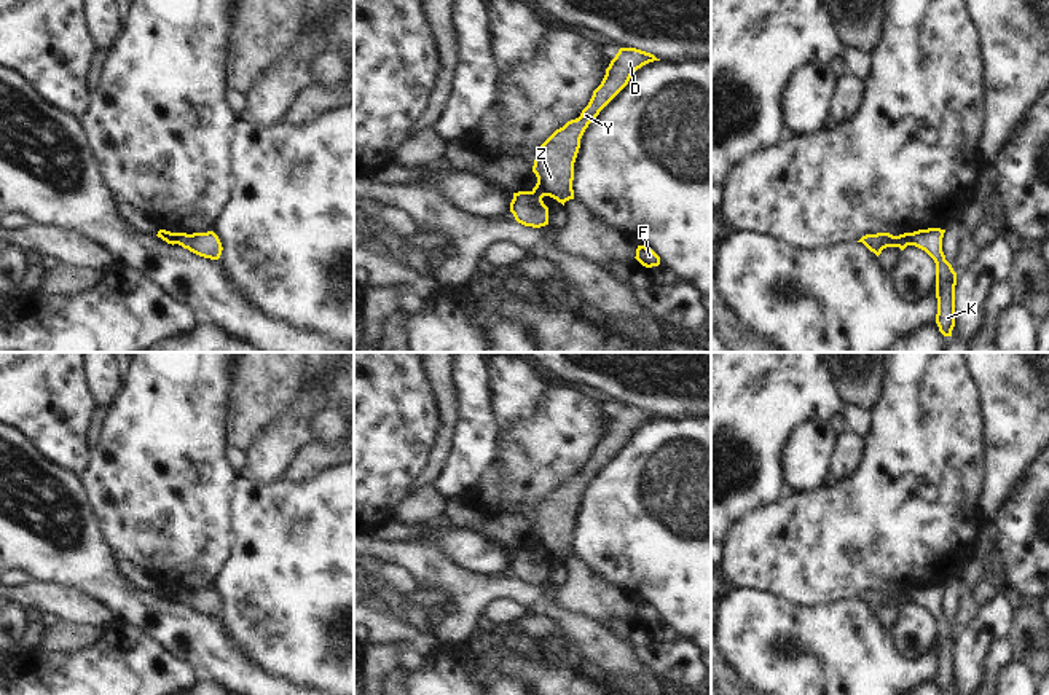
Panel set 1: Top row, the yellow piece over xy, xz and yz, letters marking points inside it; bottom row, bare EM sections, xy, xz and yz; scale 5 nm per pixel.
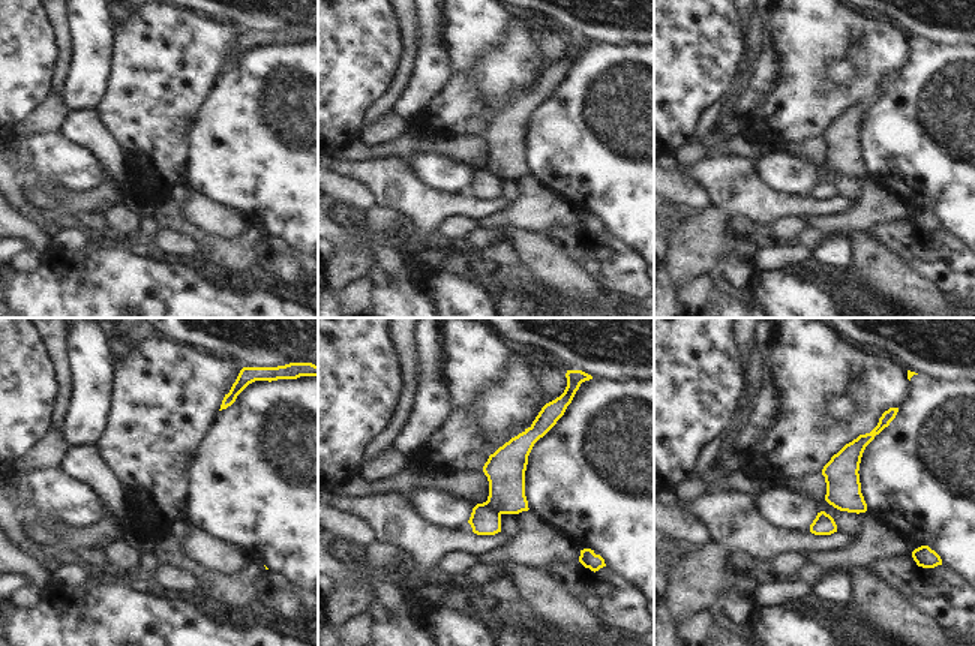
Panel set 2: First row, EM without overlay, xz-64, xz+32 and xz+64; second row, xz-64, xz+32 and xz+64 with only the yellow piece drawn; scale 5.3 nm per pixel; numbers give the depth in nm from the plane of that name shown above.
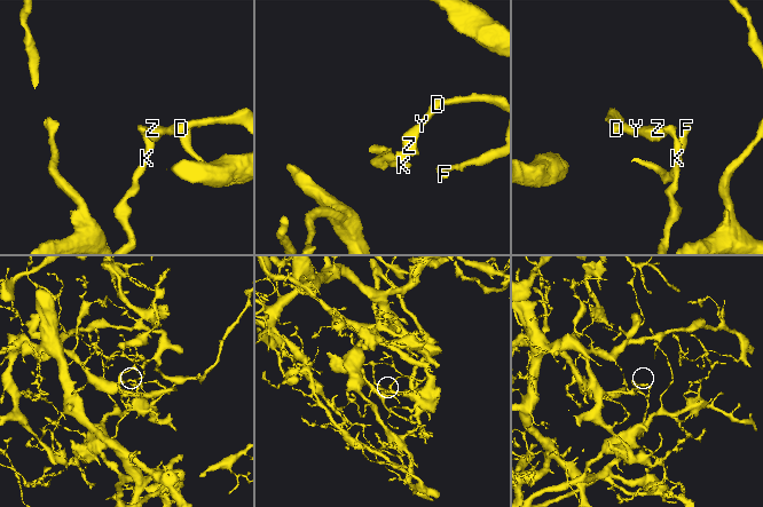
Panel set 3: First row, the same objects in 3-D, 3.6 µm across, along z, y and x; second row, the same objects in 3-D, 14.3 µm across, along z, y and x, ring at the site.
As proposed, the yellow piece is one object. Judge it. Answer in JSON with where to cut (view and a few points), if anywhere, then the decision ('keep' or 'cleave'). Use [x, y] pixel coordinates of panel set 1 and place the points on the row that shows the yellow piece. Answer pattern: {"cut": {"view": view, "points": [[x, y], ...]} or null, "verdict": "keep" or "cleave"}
{"cut": {"view": "yz", "points": [[909, 233], [912, 244]]}, "verdict": "cleave"}

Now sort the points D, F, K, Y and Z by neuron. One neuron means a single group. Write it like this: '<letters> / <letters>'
D F Y Z / K

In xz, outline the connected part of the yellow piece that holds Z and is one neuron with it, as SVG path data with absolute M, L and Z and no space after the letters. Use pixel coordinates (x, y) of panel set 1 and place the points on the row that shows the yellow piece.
M620 48L606 69L601 84L593 91L588 105L580 116L556 129L537 150L532 172L537 183L532 191L539 196L550 196L564 206L574 199L572 180L574 163L580 148L580 139L588 124L599 112L628 84L631 75L642 65L660 61L654 54Z

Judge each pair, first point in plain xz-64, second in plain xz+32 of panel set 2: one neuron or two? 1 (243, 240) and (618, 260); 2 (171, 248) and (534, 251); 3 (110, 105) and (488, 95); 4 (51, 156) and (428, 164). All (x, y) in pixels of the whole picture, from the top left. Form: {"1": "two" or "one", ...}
{"1": "two", "2": "two", "3": "one", "4": "one"}

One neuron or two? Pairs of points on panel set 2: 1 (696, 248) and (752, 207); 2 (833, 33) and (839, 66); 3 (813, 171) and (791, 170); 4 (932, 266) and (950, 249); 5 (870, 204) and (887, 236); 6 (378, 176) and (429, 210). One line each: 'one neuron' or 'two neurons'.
1: two neurons
2: two neurons
3: one neuron
4: one neuron
5: two neurons
6: one neuron

